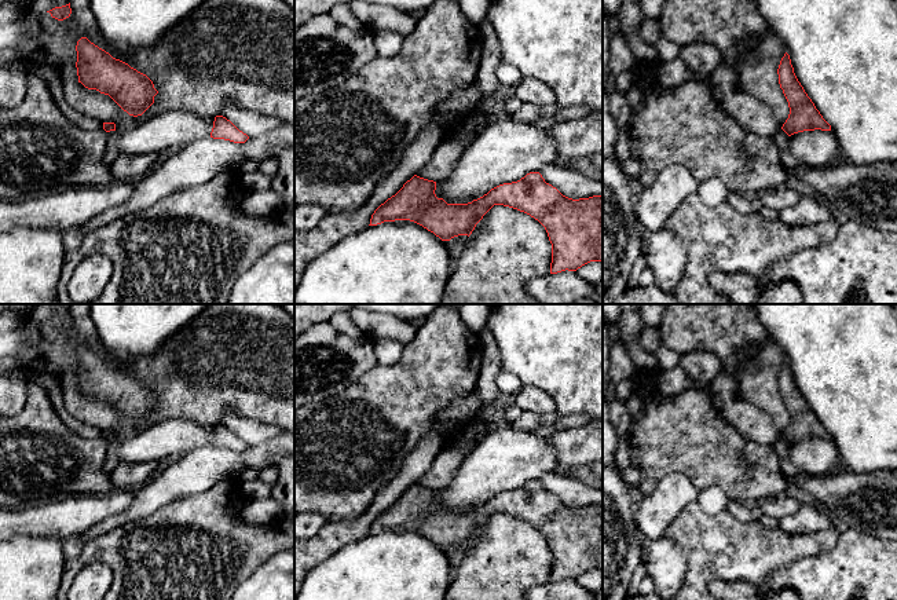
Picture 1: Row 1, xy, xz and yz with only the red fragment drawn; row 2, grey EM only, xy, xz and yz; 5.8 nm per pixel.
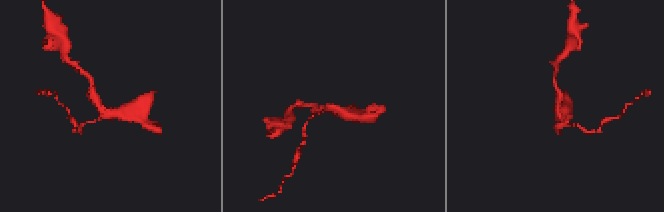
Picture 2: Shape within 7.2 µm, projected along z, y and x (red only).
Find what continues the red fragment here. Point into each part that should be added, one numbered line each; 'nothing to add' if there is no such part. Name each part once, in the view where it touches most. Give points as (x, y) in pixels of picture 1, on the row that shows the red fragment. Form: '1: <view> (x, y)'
nothing to add

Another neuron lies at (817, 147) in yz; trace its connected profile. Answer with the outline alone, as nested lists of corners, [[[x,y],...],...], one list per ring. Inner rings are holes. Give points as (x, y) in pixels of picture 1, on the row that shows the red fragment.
[[[803,131],[788,138],[788,149],[791,154],[802,164],[823,168],[839,157],[841,147],[832,131]]]

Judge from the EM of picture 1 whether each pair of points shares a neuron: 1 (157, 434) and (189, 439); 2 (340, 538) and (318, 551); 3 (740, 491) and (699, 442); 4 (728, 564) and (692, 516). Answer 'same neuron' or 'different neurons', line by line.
1: same neuron
2: same neuron
3: same neuron
4: same neuron

